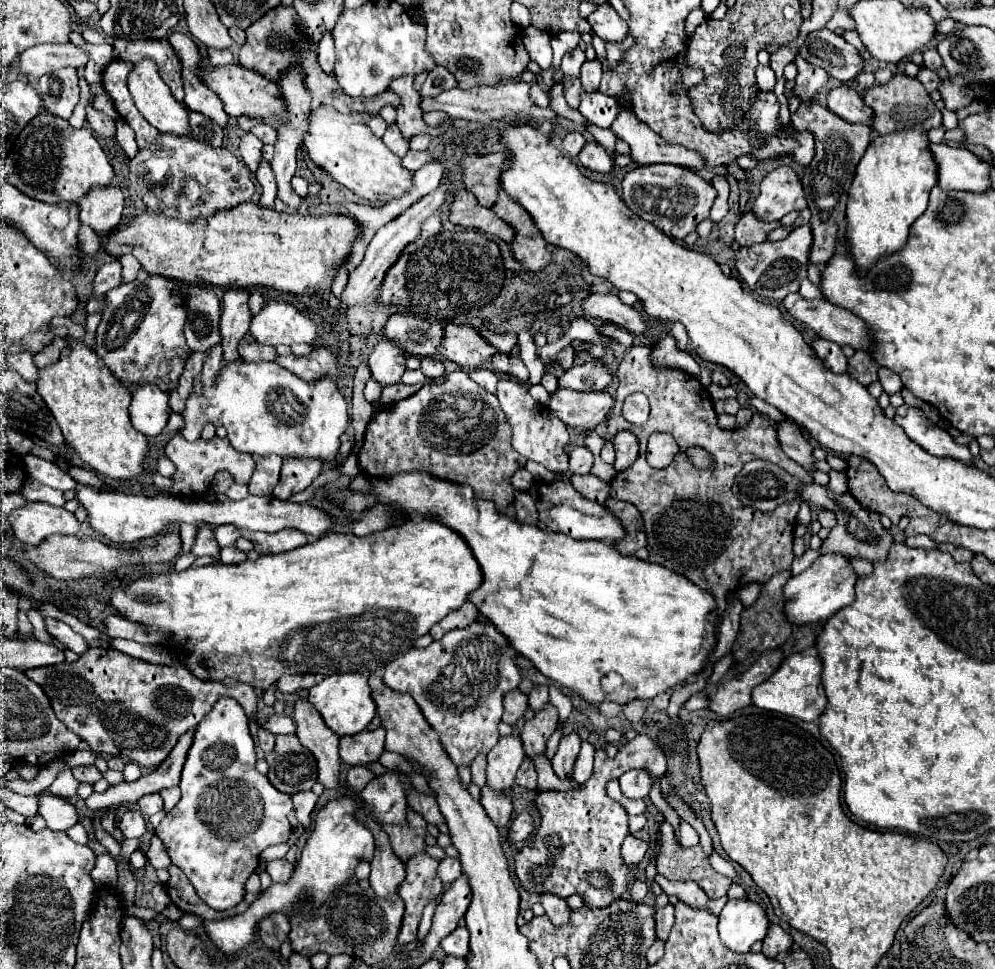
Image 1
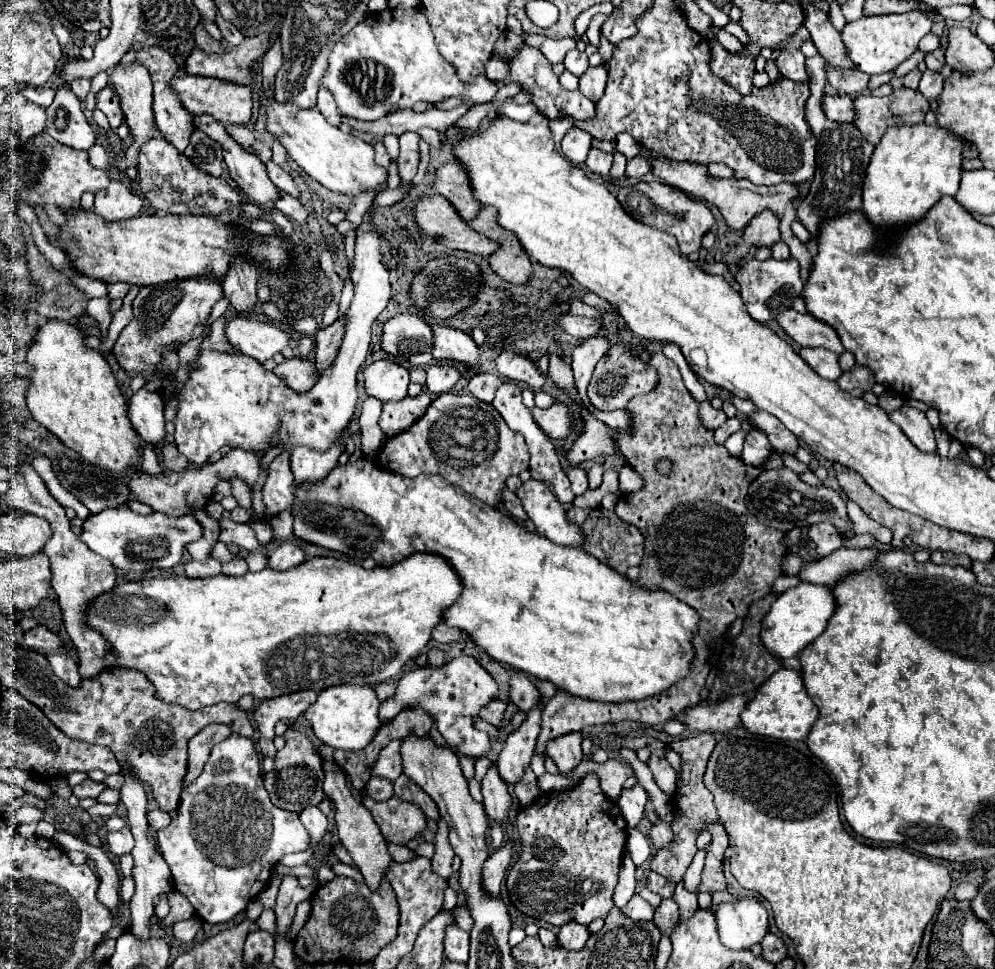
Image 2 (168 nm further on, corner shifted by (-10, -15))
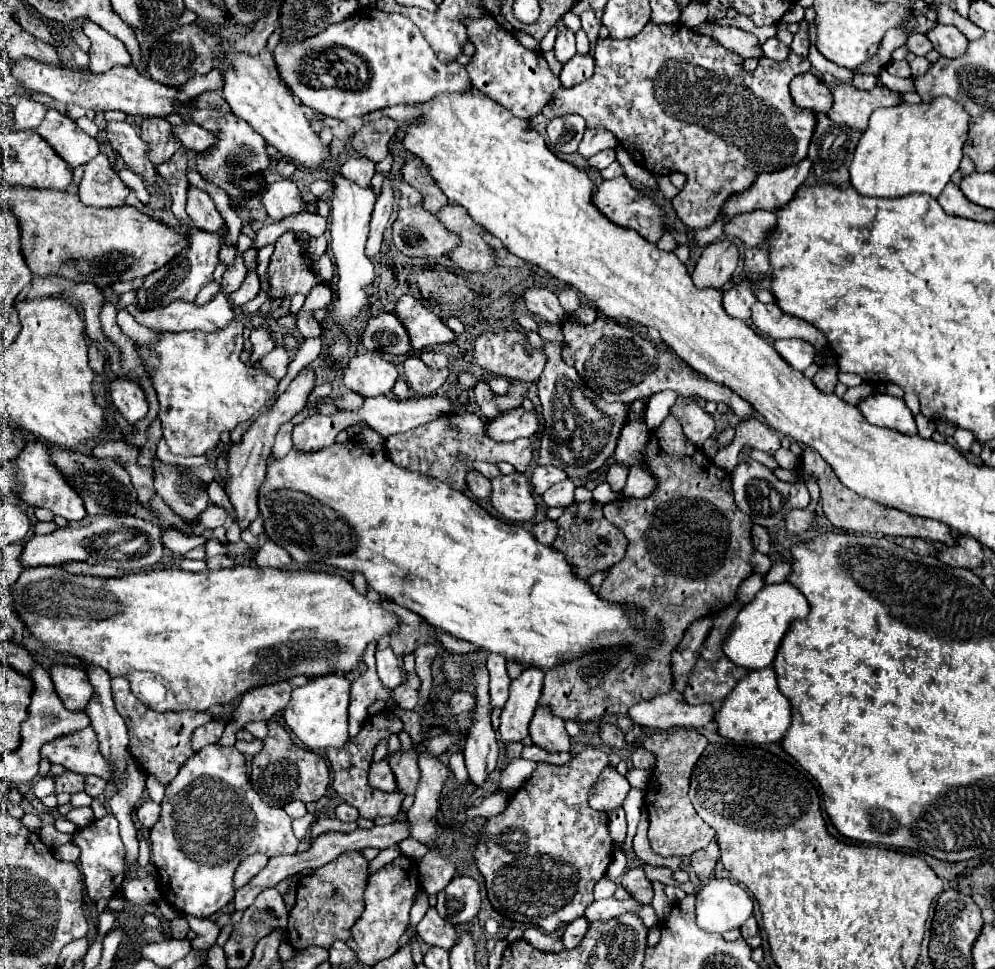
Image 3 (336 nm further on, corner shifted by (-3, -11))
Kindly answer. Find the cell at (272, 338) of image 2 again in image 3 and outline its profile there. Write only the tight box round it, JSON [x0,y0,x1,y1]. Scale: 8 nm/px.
[128,292,236,332]

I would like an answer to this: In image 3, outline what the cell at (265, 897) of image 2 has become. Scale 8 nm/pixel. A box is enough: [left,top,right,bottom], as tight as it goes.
[284,800,306,818]

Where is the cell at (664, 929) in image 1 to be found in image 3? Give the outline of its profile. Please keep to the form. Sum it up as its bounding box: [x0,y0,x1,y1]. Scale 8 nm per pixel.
[642,728,714,856]

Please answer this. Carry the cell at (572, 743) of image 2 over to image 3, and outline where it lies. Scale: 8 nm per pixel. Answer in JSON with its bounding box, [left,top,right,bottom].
[530,708,570,752]

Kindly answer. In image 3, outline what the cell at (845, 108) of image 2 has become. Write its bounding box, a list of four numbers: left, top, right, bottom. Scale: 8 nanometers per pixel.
[790,72,832,112]

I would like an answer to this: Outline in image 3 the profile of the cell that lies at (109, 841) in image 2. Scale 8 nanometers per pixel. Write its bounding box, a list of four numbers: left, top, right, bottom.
[74,814,130,900]

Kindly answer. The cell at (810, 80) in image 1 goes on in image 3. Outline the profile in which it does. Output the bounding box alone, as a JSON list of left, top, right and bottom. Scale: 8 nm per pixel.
[762,38,790,62]

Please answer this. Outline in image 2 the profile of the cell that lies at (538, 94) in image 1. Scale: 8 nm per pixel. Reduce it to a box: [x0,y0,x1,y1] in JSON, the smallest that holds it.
[319,8,539,122]

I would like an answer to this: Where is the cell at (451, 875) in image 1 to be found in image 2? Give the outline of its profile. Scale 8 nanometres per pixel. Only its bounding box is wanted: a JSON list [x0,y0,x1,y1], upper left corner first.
[431,818,453,878]

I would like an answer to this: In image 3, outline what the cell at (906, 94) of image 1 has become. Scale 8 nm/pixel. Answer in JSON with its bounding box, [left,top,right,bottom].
[826,82,902,132]

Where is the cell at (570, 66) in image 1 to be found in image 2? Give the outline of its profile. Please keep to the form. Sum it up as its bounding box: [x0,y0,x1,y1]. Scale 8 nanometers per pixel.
[563,50,589,76]

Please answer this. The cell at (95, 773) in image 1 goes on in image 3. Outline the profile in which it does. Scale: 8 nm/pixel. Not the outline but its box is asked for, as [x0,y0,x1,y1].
[56,772,84,794]

